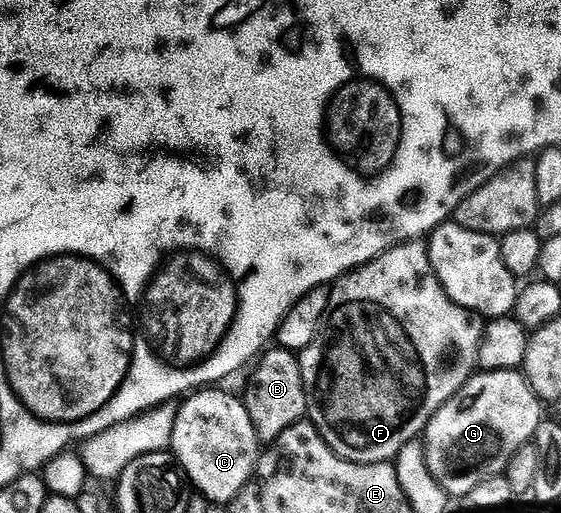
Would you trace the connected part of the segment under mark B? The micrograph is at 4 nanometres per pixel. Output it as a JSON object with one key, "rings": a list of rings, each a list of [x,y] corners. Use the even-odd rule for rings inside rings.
{"rings":[[[266,350],[256,360],[252,368],[253,376],[249,379],[249,388],[243,392],[245,408],[251,413],[257,436],[263,441],[284,436],[290,428],[302,422],[306,418],[311,398],[303,381],[300,358],[289,350],[274,350]]]}

